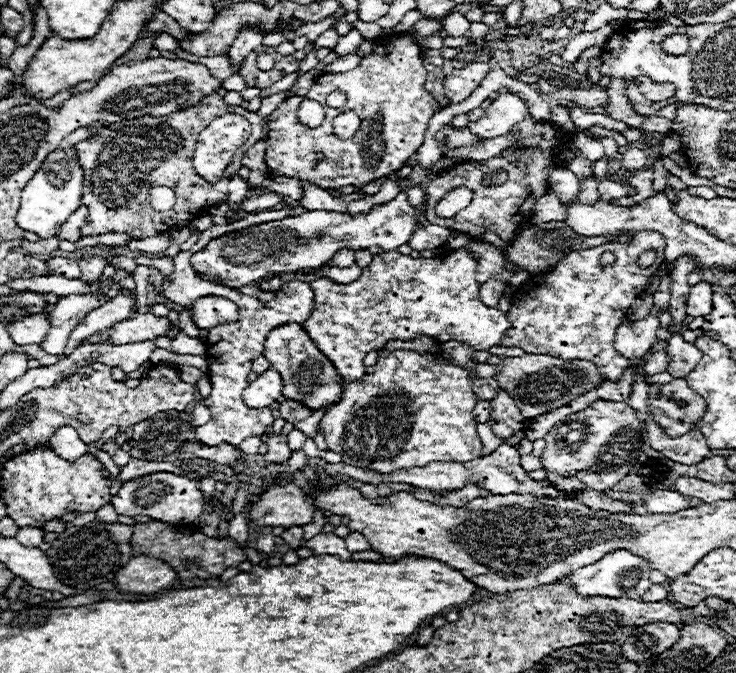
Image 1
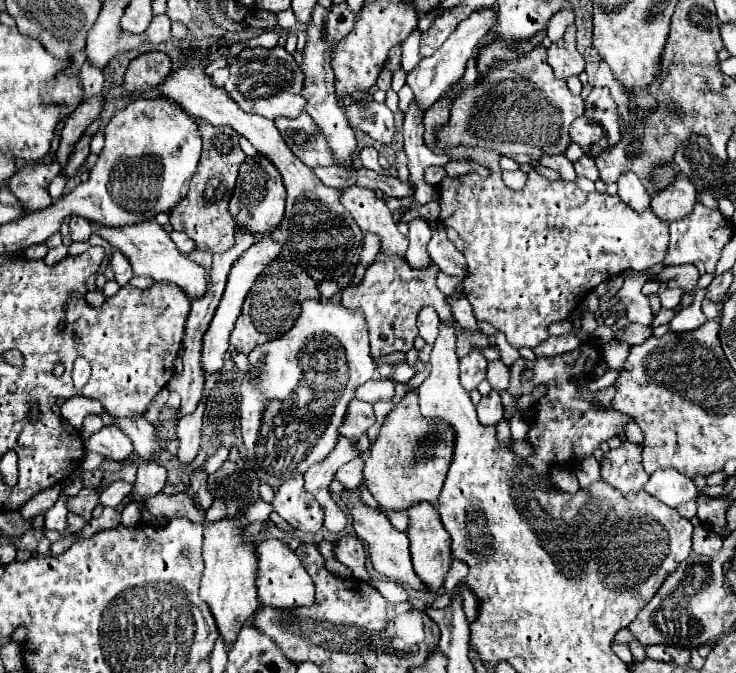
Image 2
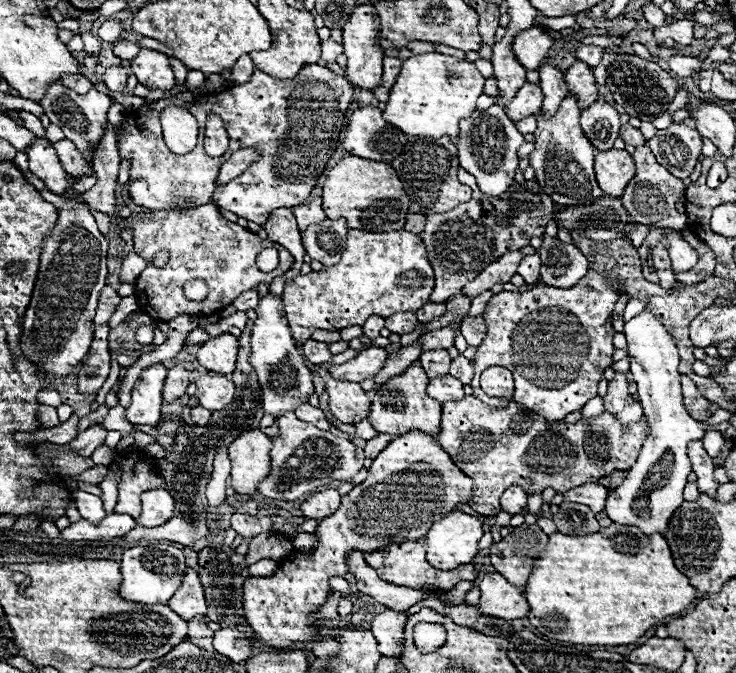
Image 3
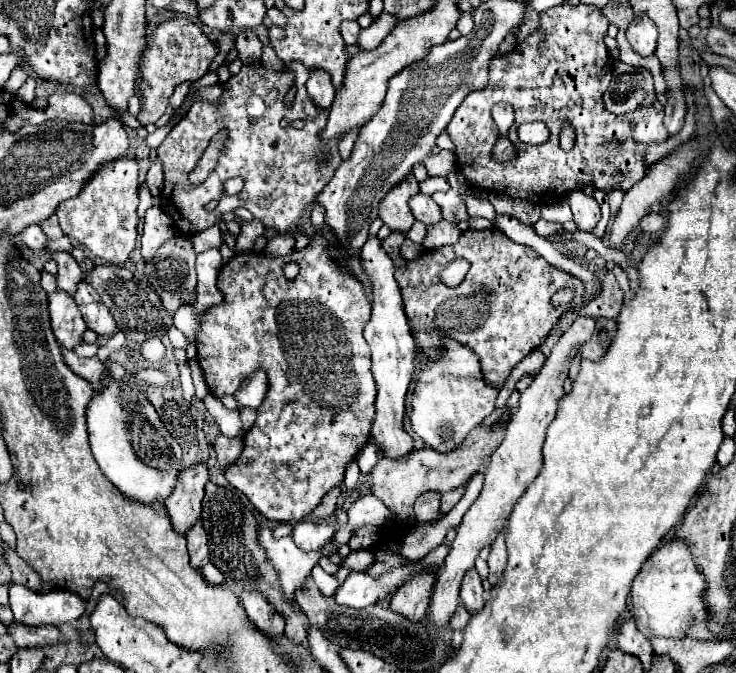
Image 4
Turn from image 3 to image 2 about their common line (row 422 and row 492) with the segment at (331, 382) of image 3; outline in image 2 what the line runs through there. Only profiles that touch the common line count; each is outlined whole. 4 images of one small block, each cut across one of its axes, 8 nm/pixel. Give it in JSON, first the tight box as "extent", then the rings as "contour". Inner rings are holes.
{"extent":[342,490,428,590],"contour":[[[350,490],[350,492],[344,492],[342,498],[348,502],[348,508],[350,508],[350,514],[354,518],[354,530],[358,534],[358,538],[362,542],[366,542],[368,546],[368,552],[370,552],[370,558],[372,558],[372,566],[378,574],[386,576],[388,580],[394,580],[398,584],[408,584],[410,588],[414,590],[428,590],[428,586],[424,586],[418,578],[418,574],[412,570],[412,560],[410,560],[410,540],[404,532],[398,532],[390,520],[378,512],[378,510],[372,510],[368,506],[364,506],[360,502],[360,496],[356,490]]]}

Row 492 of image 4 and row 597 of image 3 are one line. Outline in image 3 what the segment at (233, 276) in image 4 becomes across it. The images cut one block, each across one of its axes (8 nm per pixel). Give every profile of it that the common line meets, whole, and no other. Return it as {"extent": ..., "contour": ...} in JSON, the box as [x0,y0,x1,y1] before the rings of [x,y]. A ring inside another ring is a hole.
{"extent":[244,432,472,648],"contour":[[[406,432],[396,436],[372,462],[368,468],[368,478],[354,486],[350,494],[342,496],[340,508],[330,516],[324,518],[316,530],[318,536],[318,548],[310,554],[294,552],[282,564],[278,566],[274,576],[268,578],[248,578],[244,582],[244,616],[250,624],[254,638],[270,648],[290,648],[296,642],[308,642],[316,640],[316,632],[310,632],[308,618],[312,612],[316,612],[328,596],[328,578],[330,576],[342,576],[348,572],[346,568],[346,554],[350,550],[360,552],[372,552],[376,548],[384,548],[390,542],[402,542],[402,540],[420,540],[426,536],[428,528],[458,508],[458,504],[468,504],[472,494],[472,480],[462,474],[456,464],[450,460],[450,456],[440,448],[436,438],[428,436],[426,432]]]}

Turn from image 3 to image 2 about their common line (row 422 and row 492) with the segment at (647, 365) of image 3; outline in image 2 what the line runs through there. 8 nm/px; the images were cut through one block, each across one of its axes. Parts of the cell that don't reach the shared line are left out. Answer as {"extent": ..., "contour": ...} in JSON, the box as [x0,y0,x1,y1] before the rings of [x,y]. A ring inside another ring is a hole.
{"extent":[644,470,702,508],"contour":[[[656,470],[646,482],[644,490],[672,508],[682,502],[696,500],[702,494],[702,490],[692,482],[692,478],[680,474],[678,470]]]}

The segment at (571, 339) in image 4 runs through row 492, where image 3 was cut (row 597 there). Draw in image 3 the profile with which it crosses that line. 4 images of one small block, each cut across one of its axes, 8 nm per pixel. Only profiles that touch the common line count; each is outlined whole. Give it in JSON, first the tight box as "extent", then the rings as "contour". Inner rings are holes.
{"extent":[478,572,528,620],"contour":[[[498,572],[486,574],[480,584],[480,602],[478,610],[486,616],[502,618],[502,620],[518,620],[526,618],[528,614],[528,602],[524,600],[524,594],[518,586],[512,586],[506,582],[504,576]]]}

